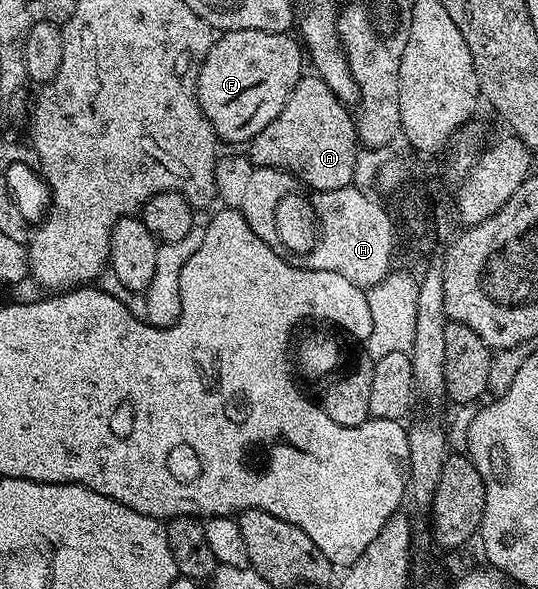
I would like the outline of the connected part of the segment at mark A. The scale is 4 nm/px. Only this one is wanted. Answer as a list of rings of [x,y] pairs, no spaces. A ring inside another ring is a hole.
[[[304,76],[294,92],[290,92],[290,100],[286,100],[282,112],[252,138],[246,154],[254,165],[286,170],[303,185],[305,182],[312,192],[319,192],[353,185],[356,150],[358,139],[353,111],[326,88],[322,79]]]

